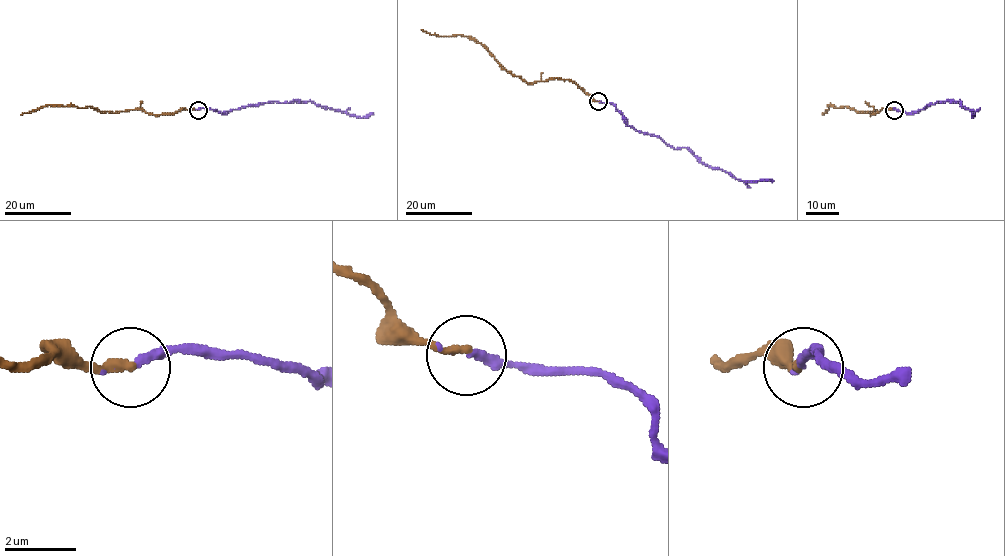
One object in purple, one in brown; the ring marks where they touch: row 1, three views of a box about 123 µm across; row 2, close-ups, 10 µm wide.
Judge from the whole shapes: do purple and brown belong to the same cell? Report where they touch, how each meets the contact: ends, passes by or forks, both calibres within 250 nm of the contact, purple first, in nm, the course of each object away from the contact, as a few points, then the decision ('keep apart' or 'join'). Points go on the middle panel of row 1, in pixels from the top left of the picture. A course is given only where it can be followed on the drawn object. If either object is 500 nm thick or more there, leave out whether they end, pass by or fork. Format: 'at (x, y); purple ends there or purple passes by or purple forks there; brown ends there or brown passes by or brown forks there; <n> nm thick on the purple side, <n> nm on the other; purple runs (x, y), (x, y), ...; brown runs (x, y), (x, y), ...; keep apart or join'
at (598, 101); purple ends there; brown ends there; 240 nm thick on the purple side, 240 nm on the other; purple runs (599, 101), (612, 103), (630, 126), (658, 136), (675, 149), (688, 148), (711, 168), (745, 181), (774, 180); brown runs (599, 101), (569, 80), (549, 78), (527, 83), (512, 75), (481, 44), (465, 36), (442, 36), (421, 29); join

